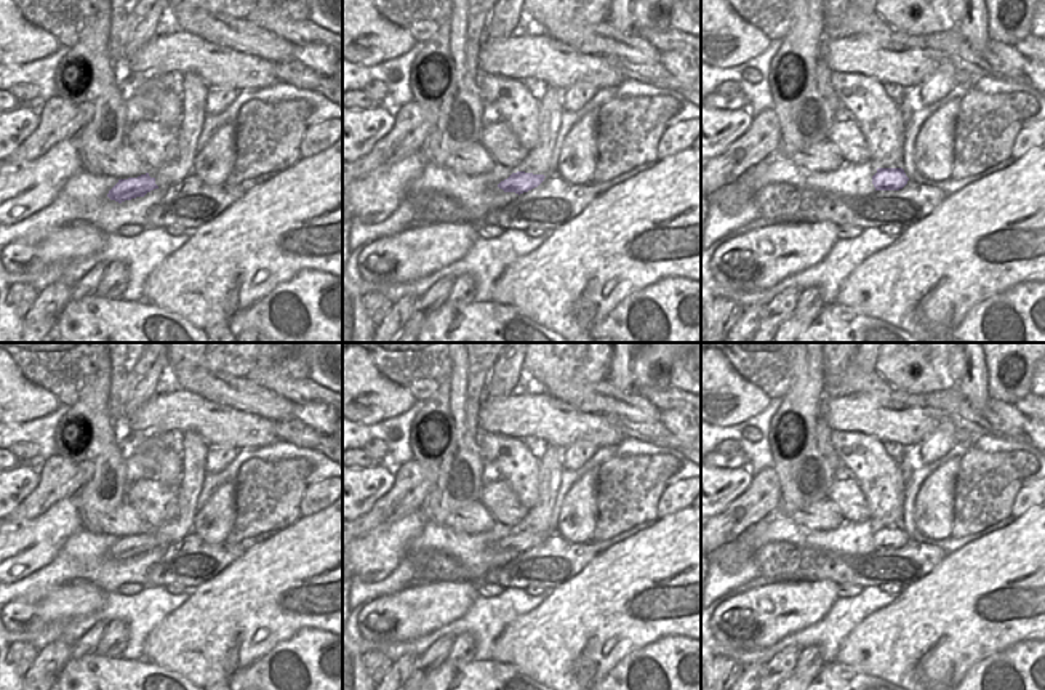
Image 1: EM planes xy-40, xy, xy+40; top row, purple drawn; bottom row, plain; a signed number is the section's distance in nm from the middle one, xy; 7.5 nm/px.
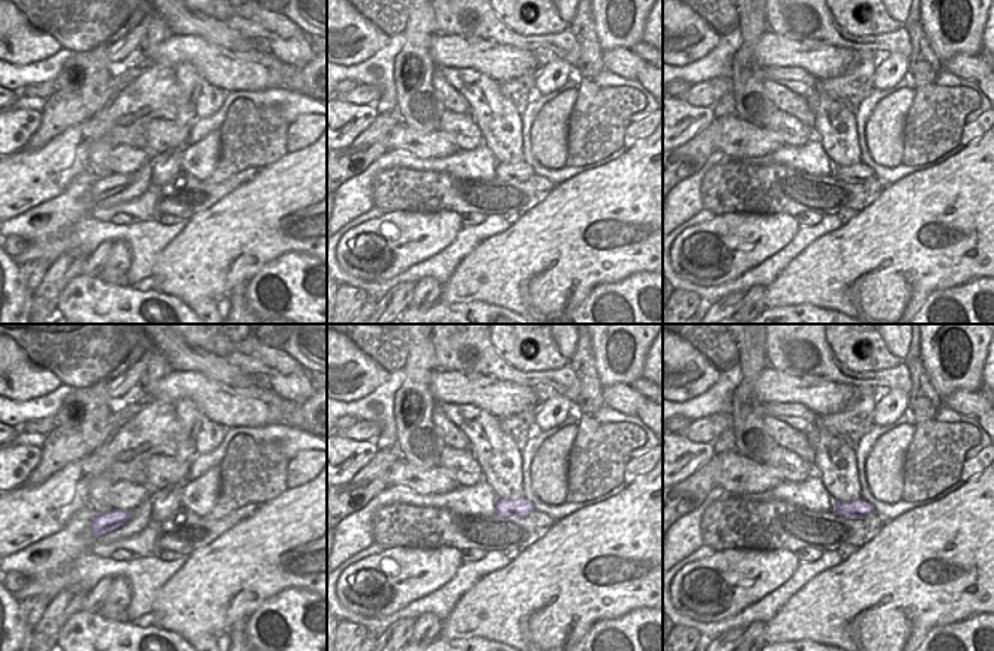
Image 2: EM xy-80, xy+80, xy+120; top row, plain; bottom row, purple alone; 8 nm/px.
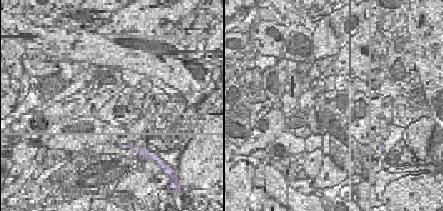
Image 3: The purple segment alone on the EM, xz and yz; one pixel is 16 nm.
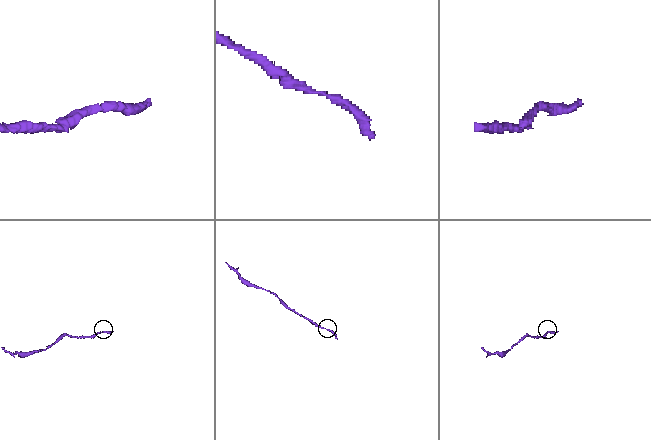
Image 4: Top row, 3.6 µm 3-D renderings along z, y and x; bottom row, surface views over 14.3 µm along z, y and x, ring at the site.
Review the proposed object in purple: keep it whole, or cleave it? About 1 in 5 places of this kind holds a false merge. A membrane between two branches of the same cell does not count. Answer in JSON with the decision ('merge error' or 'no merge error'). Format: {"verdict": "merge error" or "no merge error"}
{"verdict": "no merge error"}

